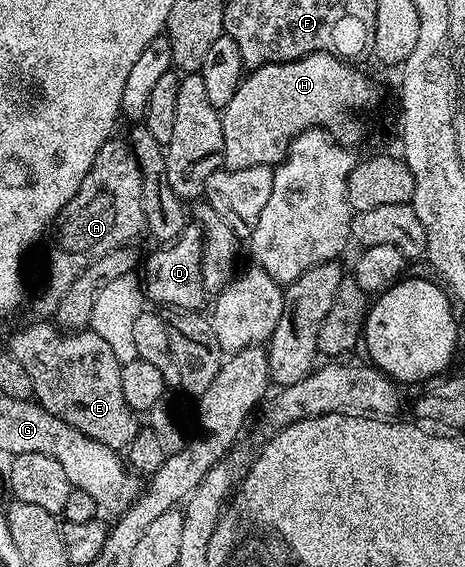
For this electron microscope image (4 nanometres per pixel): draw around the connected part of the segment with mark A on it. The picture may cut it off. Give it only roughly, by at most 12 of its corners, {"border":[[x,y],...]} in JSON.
{"border":[[127,139],[98,150],[56,216],[56,303],[86,266],[144,231],[140,167]]}

